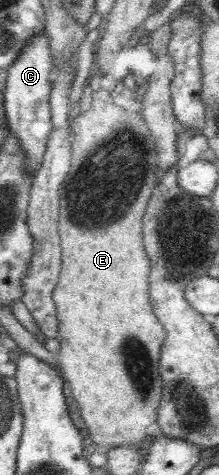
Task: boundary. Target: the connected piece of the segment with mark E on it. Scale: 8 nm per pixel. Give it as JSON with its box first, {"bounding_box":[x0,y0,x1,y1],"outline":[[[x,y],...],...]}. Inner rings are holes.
{"bounding_box":[53,87,166,450],"outline":[[[102,87],[93,91],[86,99],[85,108],[69,123],[73,131],[71,166],[59,189],[57,223],[62,239],[62,269],[53,291],[60,337],[60,351],[56,357],[60,367],[56,369],[63,382],[70,385],[90,440],[102,450],[134,445],[145,447],[149,443],[148,427],[157,421],[162,401],[159,361],[166,337],[166,330],[152,315],[150,307],[148,273],[151,264],[142,237],[143,215],[157,185],[157,145],[142,114],[121,108],[112,98],[112,93]]]}

